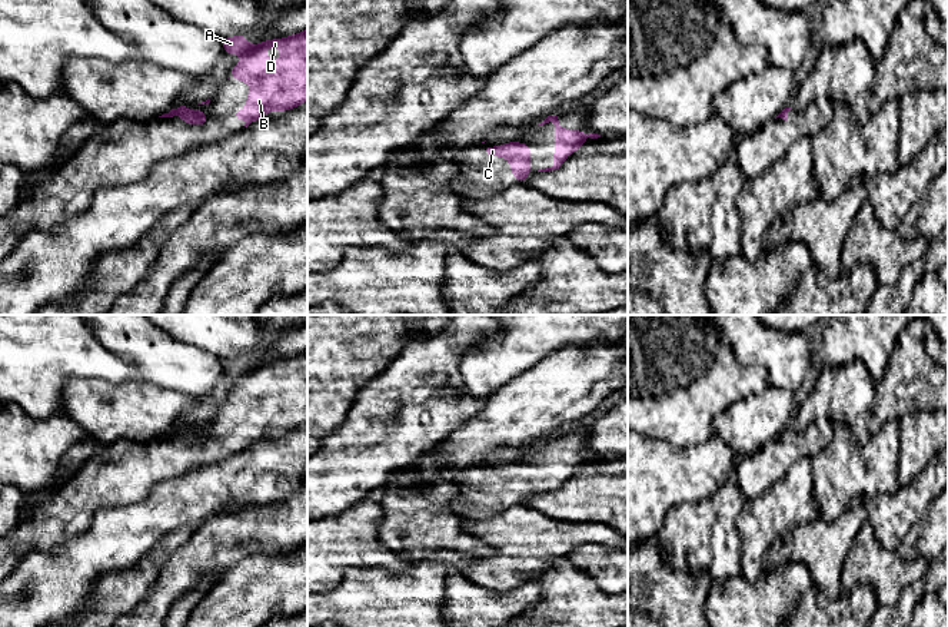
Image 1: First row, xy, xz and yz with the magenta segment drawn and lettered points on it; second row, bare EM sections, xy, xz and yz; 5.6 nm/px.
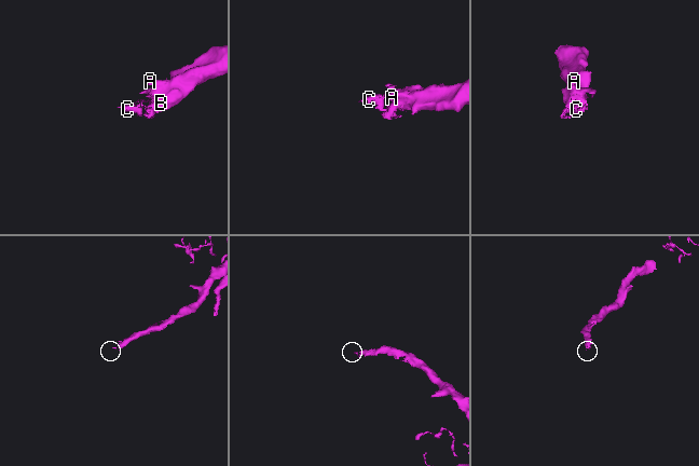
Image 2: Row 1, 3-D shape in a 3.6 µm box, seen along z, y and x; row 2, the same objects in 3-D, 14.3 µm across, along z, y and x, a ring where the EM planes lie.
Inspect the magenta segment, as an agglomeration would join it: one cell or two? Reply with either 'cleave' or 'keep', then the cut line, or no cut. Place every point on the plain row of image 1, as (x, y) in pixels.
keep | no cut

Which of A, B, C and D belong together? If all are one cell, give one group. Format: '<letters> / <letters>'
A B C D

